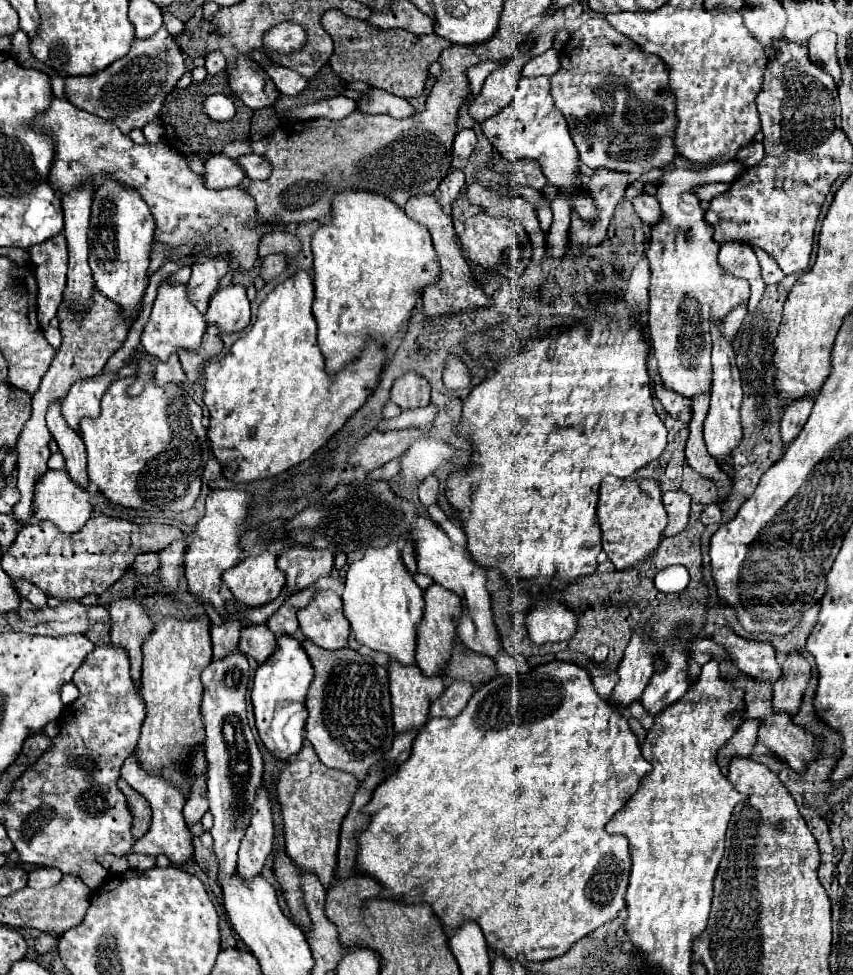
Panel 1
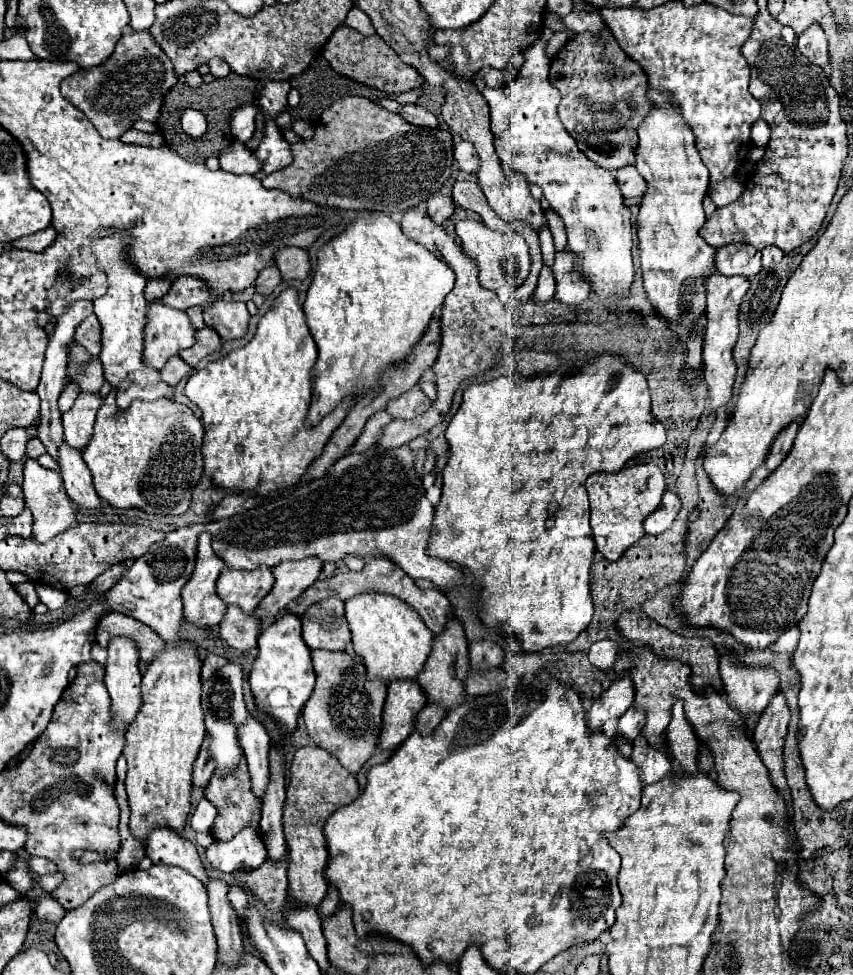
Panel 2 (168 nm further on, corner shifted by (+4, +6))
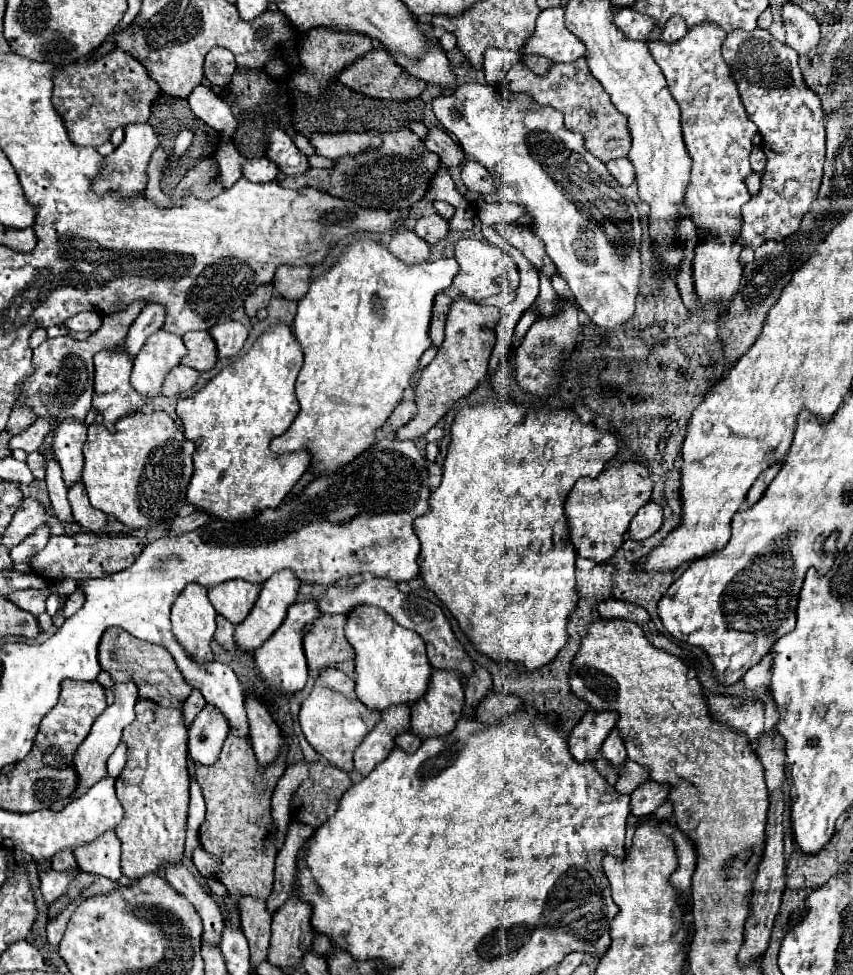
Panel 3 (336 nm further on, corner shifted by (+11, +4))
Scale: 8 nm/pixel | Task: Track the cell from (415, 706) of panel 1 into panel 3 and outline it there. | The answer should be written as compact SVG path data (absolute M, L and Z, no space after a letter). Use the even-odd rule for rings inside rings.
M391 705L381 713L379 723L355 749L355 769L363 775L369 775L377 763L381 763L395 747L395 737L401 731L407 731L411 725L409 705Z

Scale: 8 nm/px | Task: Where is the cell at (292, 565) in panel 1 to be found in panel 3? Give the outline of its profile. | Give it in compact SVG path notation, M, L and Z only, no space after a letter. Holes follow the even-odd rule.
M283 569L283 571L277 571L273 573L265 583L263 583L263 589L259 593L259 599L255 601L253 609L249 611L249 615L245 617L243 623L239 623L235 627L235 635L237 635L237 645L239 649L243 651L255 651L257 647L261 647L261 643L265 643L263 639L269 635L283 623L283 619L287 617L287 609L289 605L295 603L295 597L299 593L299 585L301 581L297 579L297 575L291 571L291 569Z

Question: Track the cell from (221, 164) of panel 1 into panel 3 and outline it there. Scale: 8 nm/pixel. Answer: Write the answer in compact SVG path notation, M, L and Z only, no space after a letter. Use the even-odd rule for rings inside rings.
M261 157L261 159L247 159L243 163L243 177L255 183L267 183L267 181L275 181L275 177L279 175L277 165L273 165L269 159Z

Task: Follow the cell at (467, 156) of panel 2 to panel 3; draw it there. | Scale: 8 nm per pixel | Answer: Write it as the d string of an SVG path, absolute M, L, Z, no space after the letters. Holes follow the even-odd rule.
M469 159L461 165L461 179L463 179L465 187L471 191L477 191L477 193L493 193L495 191L493 177L489 175L489 171L473 159Z

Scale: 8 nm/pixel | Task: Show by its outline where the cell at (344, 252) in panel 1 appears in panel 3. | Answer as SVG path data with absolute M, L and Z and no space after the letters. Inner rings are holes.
M359 239L349 243L335 265L311 281L309 291L299 301L293 333L305 355L305 363L295 383L301 409L293 425L271 441L271 449L275 453L305 449L311 453L315 475L323 475L337 471L349 459L365 451L365 447L371 447L375 443L375 431L401 401L405 387L417 371L421 355L431 347L429 321L433 301L437 293L451 287L457 271L459 265L455 259L407 265L379 241Z

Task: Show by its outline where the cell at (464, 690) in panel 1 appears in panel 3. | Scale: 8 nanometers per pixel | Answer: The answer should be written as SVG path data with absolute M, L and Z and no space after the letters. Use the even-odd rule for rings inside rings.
M405 731L405 733L401 733L401 735L397 735L397 739L395 739L395 743L397 743L397 747L401 747L401 749L405 749L407 753L411 753L411 751L417 751L417 749L419 749L419 745L421 745L421 737L417 737L417 735L413 735L411 731Z

